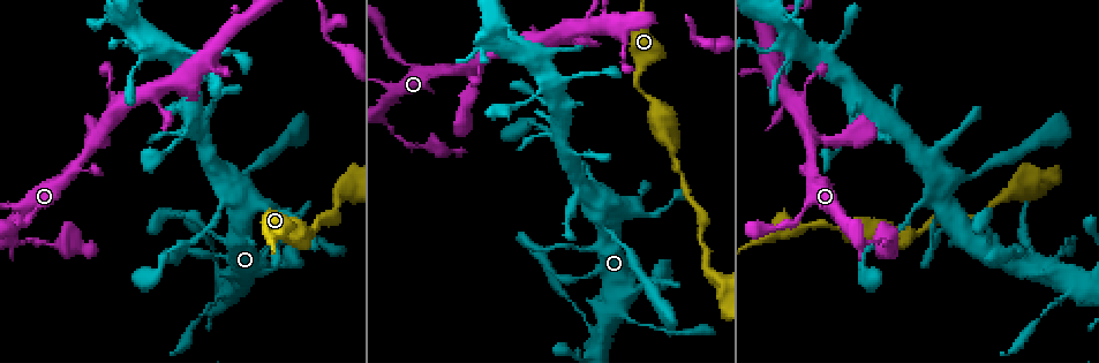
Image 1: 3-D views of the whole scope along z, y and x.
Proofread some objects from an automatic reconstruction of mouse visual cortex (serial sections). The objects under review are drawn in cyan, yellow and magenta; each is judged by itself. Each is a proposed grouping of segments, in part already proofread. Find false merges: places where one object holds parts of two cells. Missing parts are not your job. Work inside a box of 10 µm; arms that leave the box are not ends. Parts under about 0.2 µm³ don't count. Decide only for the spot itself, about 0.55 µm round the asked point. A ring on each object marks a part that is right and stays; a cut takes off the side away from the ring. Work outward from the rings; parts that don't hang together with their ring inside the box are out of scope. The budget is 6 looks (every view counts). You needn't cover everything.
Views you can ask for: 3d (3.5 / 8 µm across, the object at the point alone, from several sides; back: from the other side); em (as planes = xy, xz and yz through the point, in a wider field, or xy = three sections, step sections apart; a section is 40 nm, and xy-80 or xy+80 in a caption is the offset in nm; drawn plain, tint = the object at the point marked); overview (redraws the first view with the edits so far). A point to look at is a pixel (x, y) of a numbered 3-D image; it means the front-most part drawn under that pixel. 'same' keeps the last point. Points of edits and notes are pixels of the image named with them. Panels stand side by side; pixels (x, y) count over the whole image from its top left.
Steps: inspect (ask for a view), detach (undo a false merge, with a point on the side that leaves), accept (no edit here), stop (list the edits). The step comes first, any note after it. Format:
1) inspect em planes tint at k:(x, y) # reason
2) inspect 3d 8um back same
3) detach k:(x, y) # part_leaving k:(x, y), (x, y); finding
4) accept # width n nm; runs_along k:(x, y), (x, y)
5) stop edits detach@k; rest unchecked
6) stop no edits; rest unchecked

inspect 3d 3.5um back at 1:(223, 204) # sudden change in width

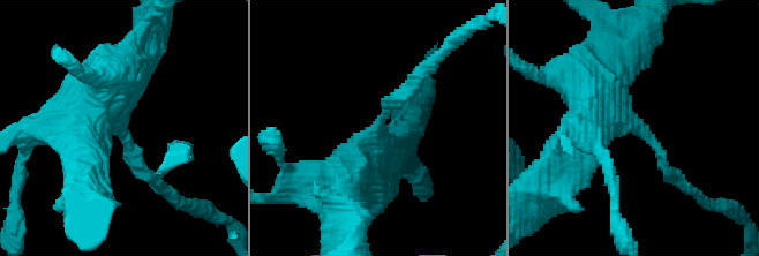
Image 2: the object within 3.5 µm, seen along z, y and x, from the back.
inspect em xy step 3 tint at 2:(644, 128) # arm_widths 200, 700 nm

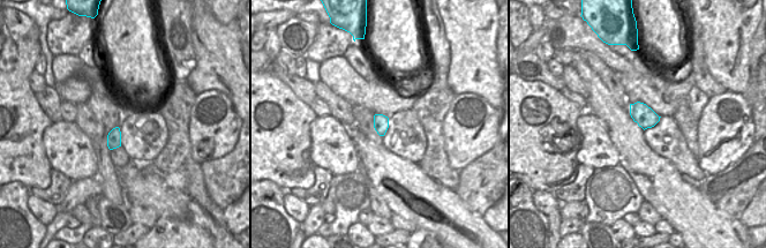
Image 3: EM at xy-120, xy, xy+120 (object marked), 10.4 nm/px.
detach 2:(398, 95) # border 3:(107, 135), (110, 138), (120, 141); two cells meet here

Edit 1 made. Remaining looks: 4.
inspect overview # redraw

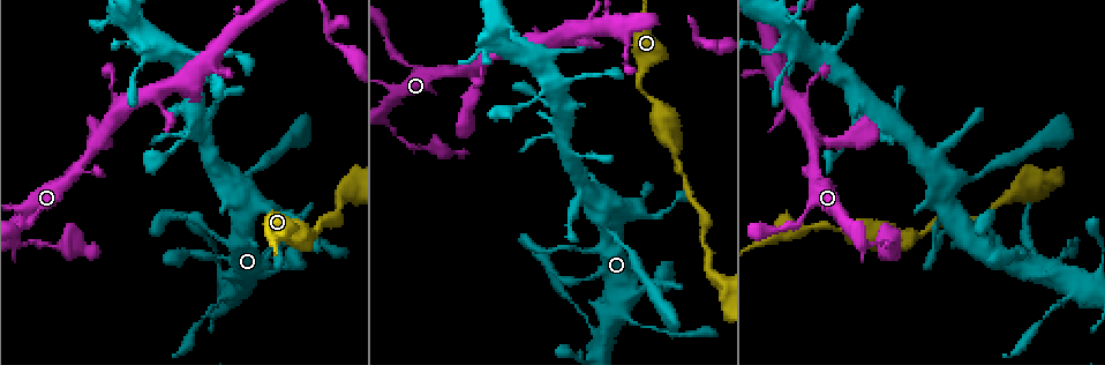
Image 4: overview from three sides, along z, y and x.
inspect 3d 3.5um at 4:(252, 20) # thin arm on a thick one

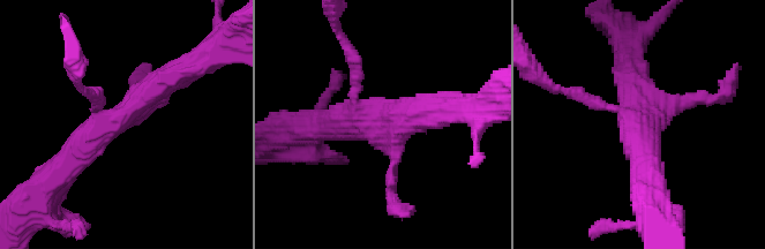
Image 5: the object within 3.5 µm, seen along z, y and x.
inspect em xy step 5 tint at 5:(123, 117) # shape alone is not enough

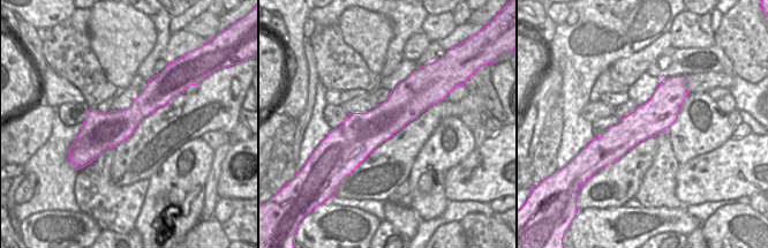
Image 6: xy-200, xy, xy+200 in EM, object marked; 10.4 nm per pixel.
inspect em xy step 1 tint same

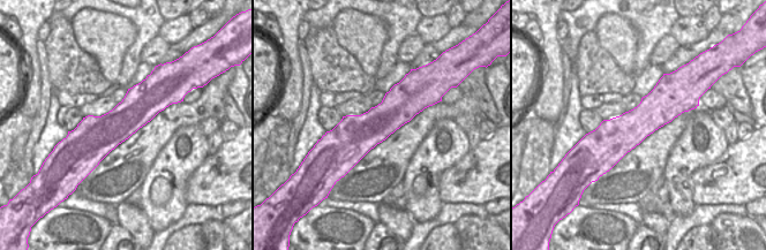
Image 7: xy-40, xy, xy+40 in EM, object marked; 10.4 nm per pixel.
accept # all the same cell

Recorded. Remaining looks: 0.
stop edits detach@2; rest unchecked

